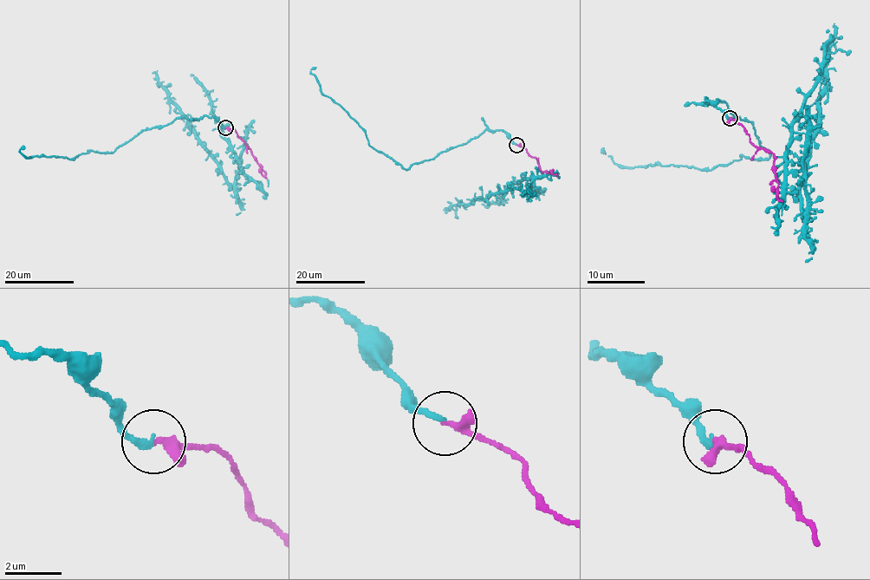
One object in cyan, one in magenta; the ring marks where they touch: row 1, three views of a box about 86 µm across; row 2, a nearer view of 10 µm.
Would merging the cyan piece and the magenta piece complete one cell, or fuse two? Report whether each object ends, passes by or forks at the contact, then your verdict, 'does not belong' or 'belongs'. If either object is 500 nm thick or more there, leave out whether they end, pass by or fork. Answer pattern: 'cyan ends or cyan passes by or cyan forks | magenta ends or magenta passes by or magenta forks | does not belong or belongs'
cyan ends | magenta passes by | belongs

